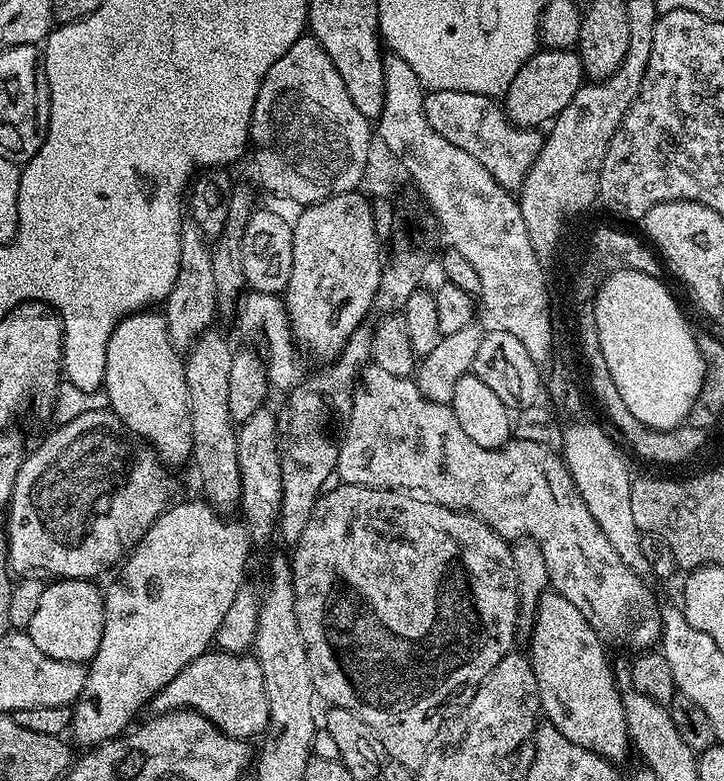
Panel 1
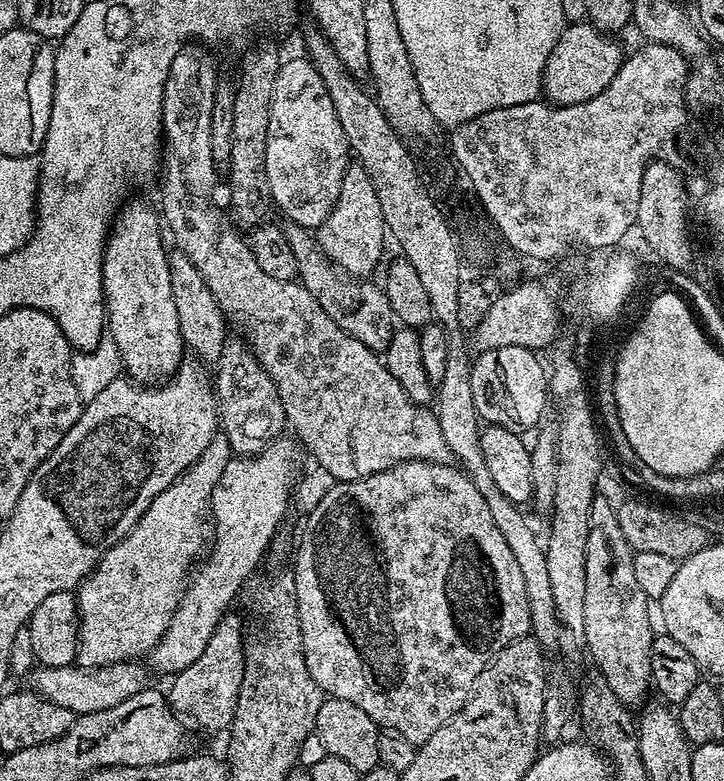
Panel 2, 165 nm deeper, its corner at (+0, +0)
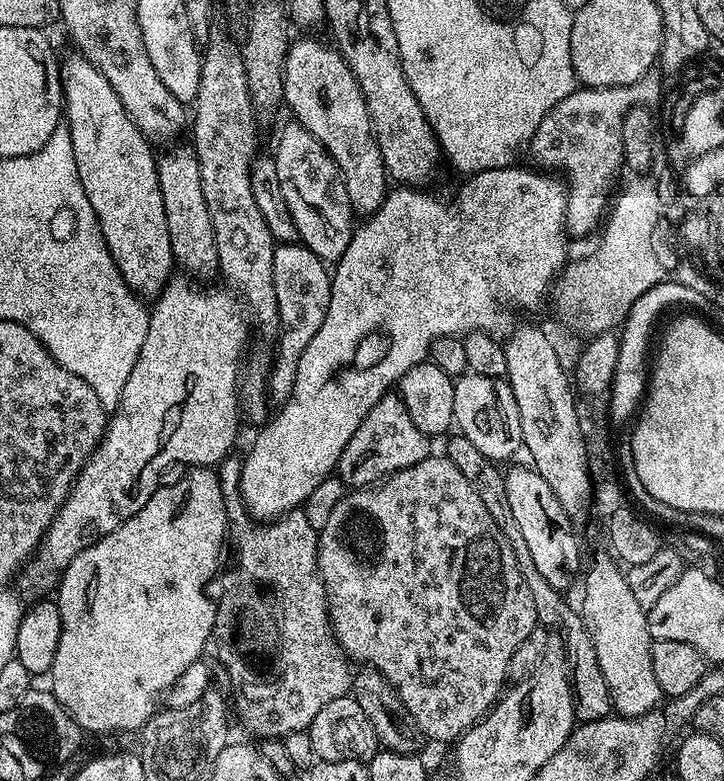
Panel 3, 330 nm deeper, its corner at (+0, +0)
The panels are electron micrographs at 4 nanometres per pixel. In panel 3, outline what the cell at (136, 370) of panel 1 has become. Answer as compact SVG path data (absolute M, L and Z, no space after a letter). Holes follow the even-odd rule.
M84 55L63 57L60 86L64 89L62 116L70 130L70 142L74 142L78 178L82 178L90 206L94 206L102 238L106 238L106 246L131 292L141 298L155 298L174 272L166 206L162 206L158 186L157 153L152 153L153 145L134 126L126 106L118 102L114 86Z

